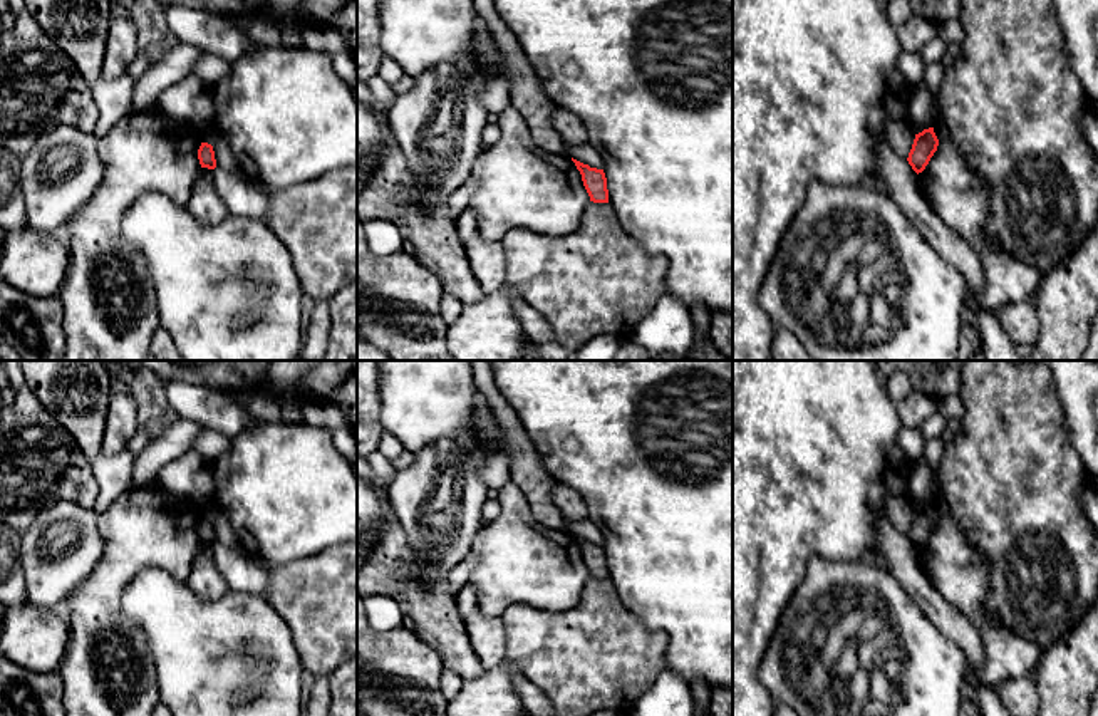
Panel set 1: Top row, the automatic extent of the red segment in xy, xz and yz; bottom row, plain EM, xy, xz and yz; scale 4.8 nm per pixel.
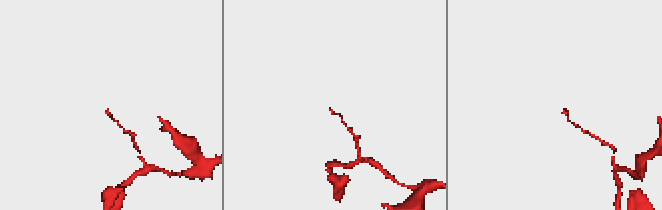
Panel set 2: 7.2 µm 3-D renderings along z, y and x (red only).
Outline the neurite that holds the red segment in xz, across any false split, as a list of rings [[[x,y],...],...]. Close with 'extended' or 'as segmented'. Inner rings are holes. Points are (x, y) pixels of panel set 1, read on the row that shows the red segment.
[[[588,143],[580,146],[567,144],[568,158],[582,174],[583,186],[593,203],[609,203],[605,161]]]; extended

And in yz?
[[[899,116],[887,121],[885,136],[890,148],[900,158],[907,159],[917,174],[925,169],[939,146],[934,127],[924,129],[917,134],[910,124]]]; extended

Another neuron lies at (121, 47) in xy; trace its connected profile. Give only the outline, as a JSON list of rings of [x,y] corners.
[[[112,15],[102,60],[102,79],[114,80],[127,72],[137,55],[136,25],[129,15]]]

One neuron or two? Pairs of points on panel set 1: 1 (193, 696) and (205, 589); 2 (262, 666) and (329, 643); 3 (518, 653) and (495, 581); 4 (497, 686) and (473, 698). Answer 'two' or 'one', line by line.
1: two
2: two
3: two
4: one

